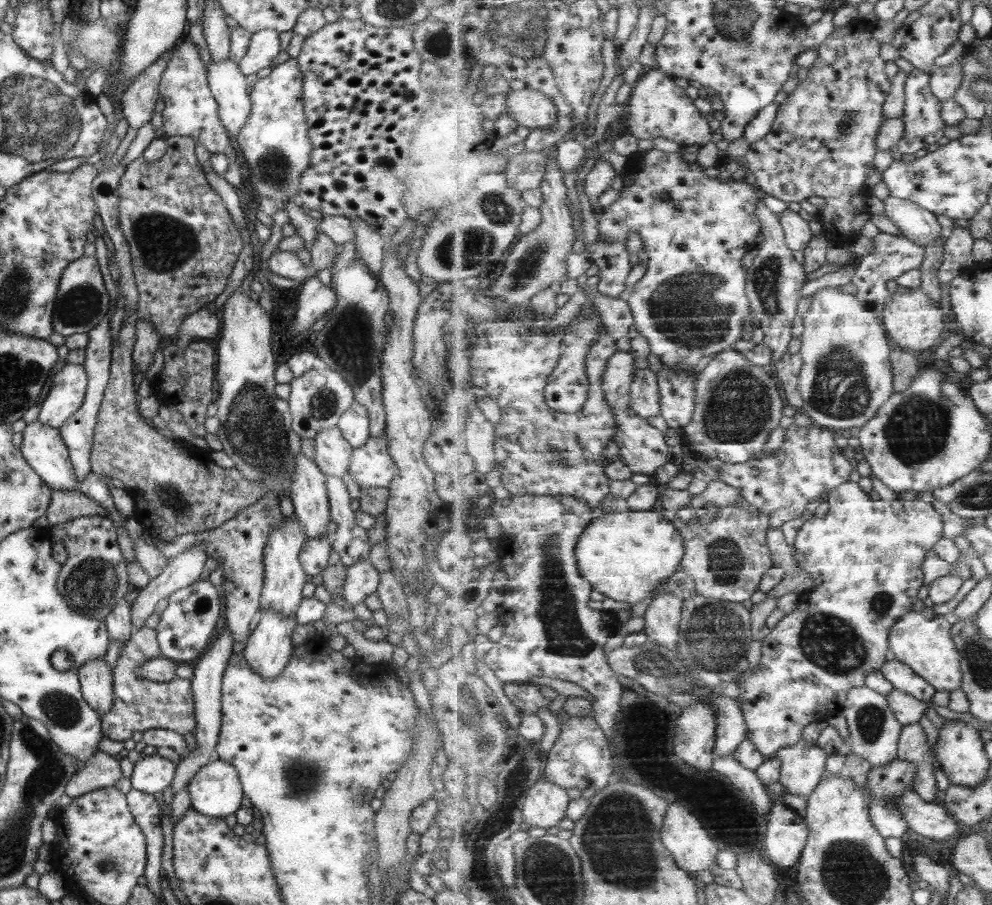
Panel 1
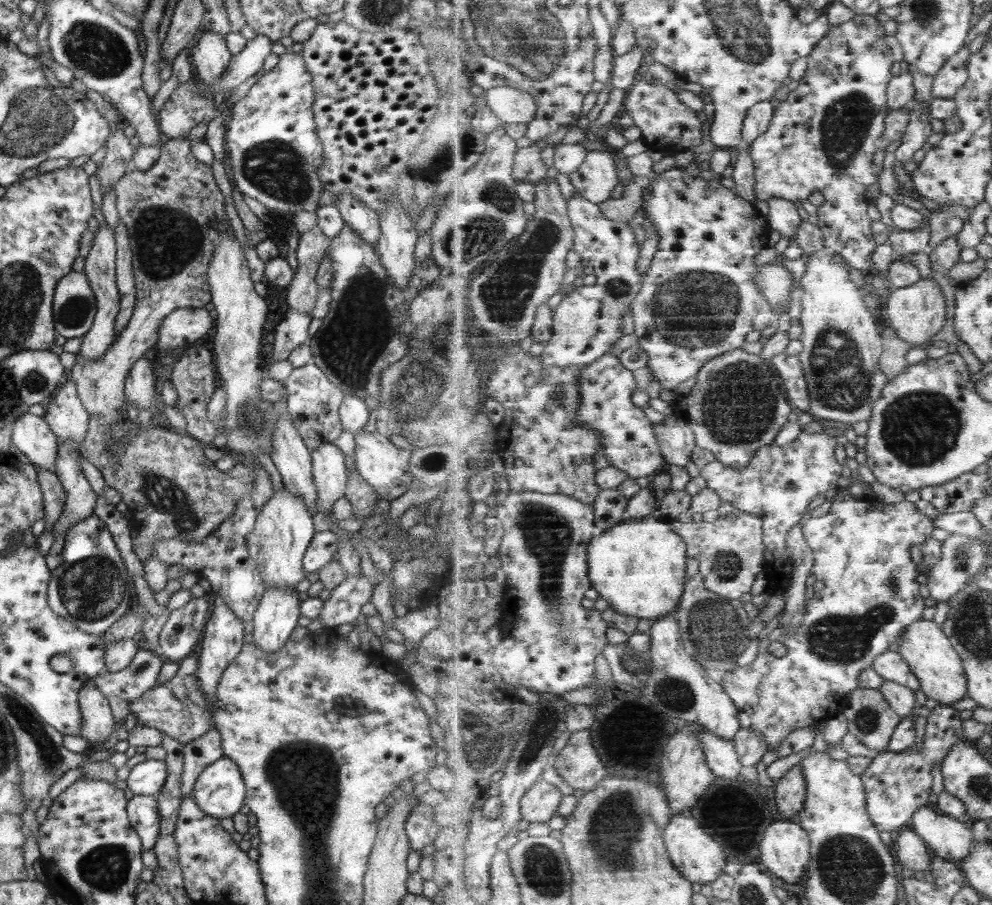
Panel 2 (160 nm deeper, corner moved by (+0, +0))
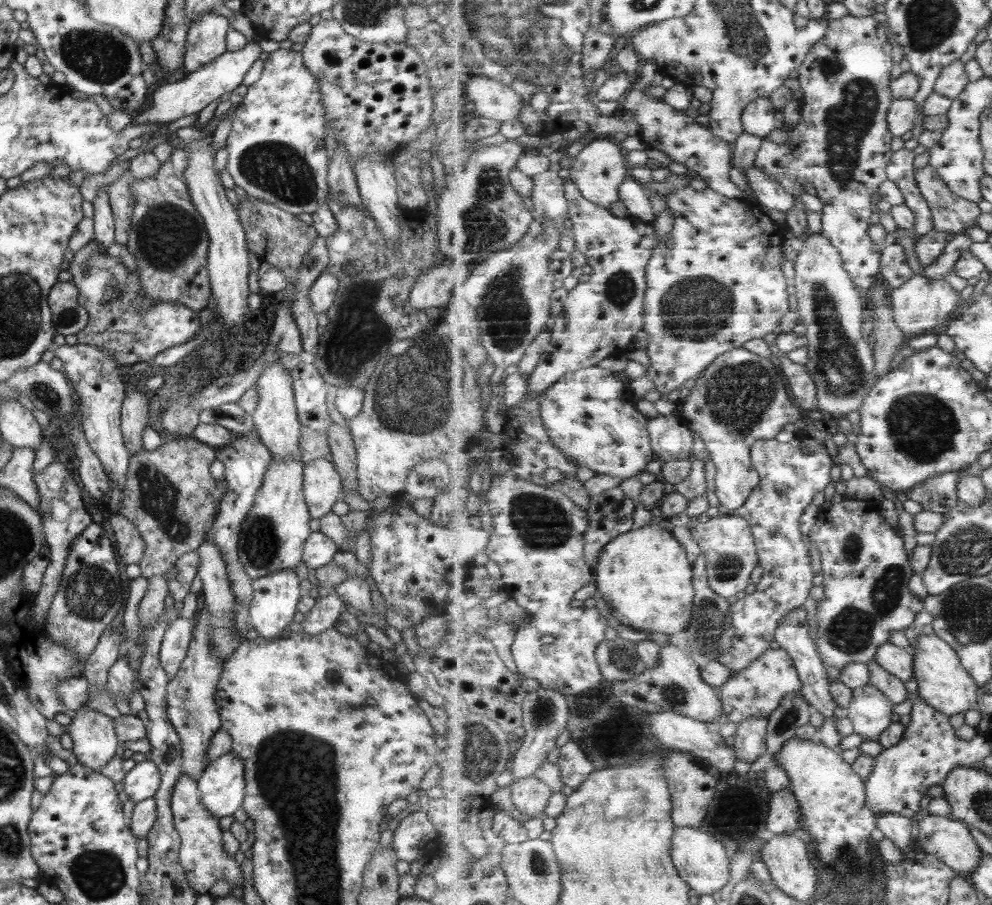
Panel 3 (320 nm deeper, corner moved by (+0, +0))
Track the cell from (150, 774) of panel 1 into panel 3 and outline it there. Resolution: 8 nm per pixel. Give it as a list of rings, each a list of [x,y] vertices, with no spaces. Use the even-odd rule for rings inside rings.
[[[146,758],[134,764],[122,778],[123,791],[131,802],[139,802],[153,797],[158,790],[160,774],[154,762]]]

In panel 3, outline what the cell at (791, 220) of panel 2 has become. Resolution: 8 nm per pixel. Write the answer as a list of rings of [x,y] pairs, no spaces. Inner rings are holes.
[[[757,164],[744,174],[748,185],[755,189],[755,198],[761,205],[774,208],[780,220],[784,220],[786,214],[795,206],[795,196],[789,194],[777,180],[773,180],[769,174],[759,170]]]

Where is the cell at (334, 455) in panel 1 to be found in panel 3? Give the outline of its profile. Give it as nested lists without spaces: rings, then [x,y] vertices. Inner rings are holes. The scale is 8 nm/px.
[[[317,458],[303,465],[302,495],[307,505],[309,519],[321,519],[330,512],[331,505],[339,498],[342,484],[340,476],[335,472],[334,464],[326,458]]]

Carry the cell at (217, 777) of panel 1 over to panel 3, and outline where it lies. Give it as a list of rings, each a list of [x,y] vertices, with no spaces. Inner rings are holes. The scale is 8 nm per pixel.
[[[233,753],[222,754],[208,762],[196,783],[205,811],[218,819],[232,816],[244,795],[244,766]]]

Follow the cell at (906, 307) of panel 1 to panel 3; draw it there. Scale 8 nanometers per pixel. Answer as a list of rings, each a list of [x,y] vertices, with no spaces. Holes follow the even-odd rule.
[[[915,274],[903,286],[890,290],[895,323],[909,338],[919,334],[929,334],[929,330],[945,326],[951,312],[963,304],[961,301],[964,295],[955,290],[948,280]]]

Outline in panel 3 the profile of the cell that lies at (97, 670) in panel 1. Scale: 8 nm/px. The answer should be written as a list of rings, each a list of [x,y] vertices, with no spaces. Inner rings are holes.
[[[84,705],[73,714],[71,723],[65,727],[65,731],[72,740],[71,752],[75,754],[81,766],[97,771],[114,757],[119,742],[113,732],[112,720],[113,718],[103,716],[100,712],[95,712],[93,708]]]

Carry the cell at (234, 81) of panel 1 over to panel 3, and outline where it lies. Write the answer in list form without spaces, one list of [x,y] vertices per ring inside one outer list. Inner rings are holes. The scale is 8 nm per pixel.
[[[214,12],[195,15],[188,24],[183,69],[186,73],[211,64],[225,51],[228,19]]]

